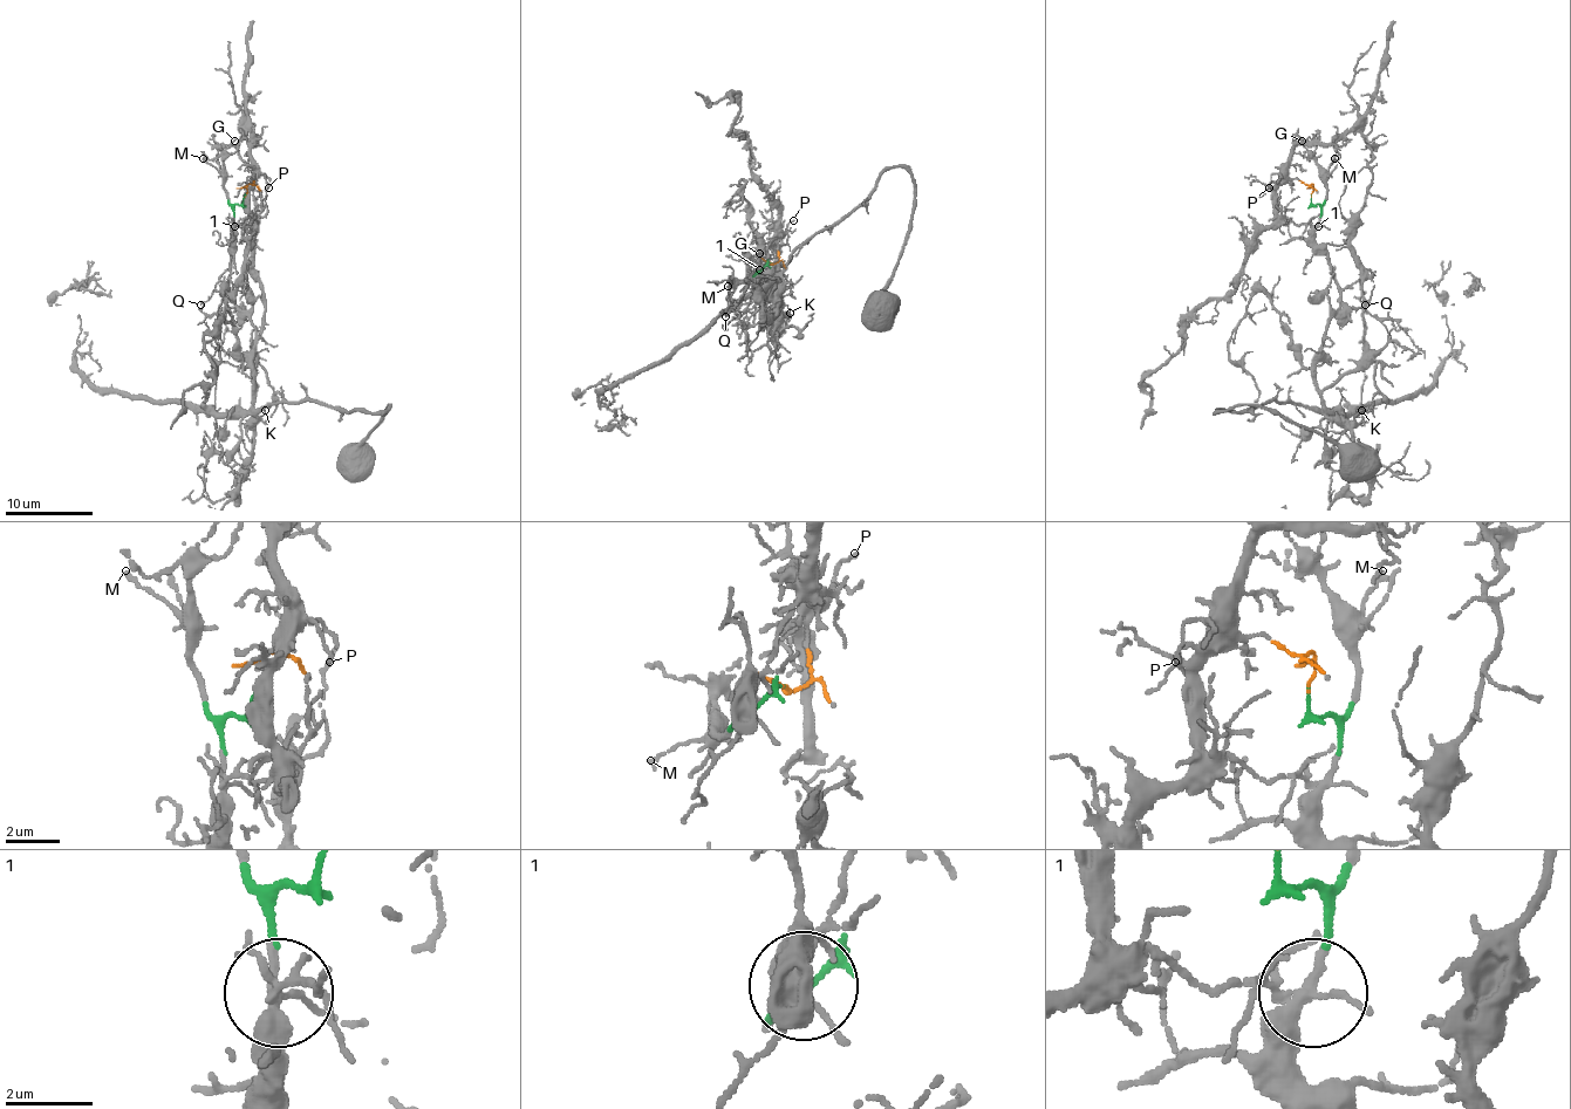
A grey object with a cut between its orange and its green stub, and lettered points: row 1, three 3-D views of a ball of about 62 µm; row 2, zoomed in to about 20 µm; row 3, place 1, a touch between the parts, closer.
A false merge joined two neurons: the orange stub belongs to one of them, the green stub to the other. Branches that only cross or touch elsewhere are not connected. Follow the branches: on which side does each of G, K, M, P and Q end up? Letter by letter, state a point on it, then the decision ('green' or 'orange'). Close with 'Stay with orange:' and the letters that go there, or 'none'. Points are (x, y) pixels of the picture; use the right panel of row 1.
G: at (1302, 141); green
K: at (1361, 410); green
M: at (1334, 158); green
P: at (1269, 187); orange
Q: at (1365, 305); green
Stay with orange: P

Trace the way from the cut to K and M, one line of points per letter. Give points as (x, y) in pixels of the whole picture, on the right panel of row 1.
K: (1311, 194), (1320, 207), (1316, 242), (1340, 301), (1325, 329), (1313, 383), (1329, 416), (1351, 420), (1361, 410)
M: (1311, 194), (1313, 205), (1325, 200), (1326, 177), (1336, 157)

